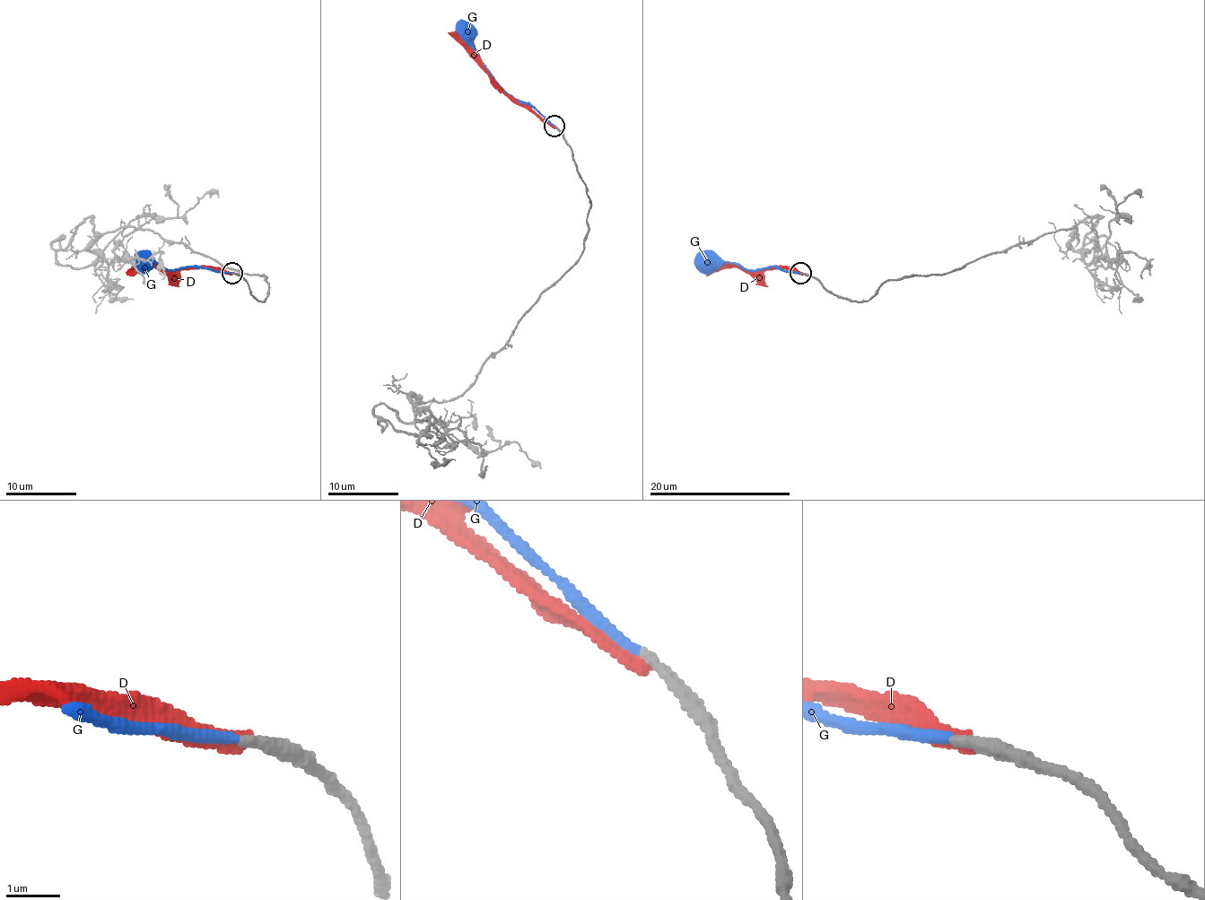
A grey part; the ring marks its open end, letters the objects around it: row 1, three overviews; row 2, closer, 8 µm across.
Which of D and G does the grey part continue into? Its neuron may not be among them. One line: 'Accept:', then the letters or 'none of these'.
Accept: G

